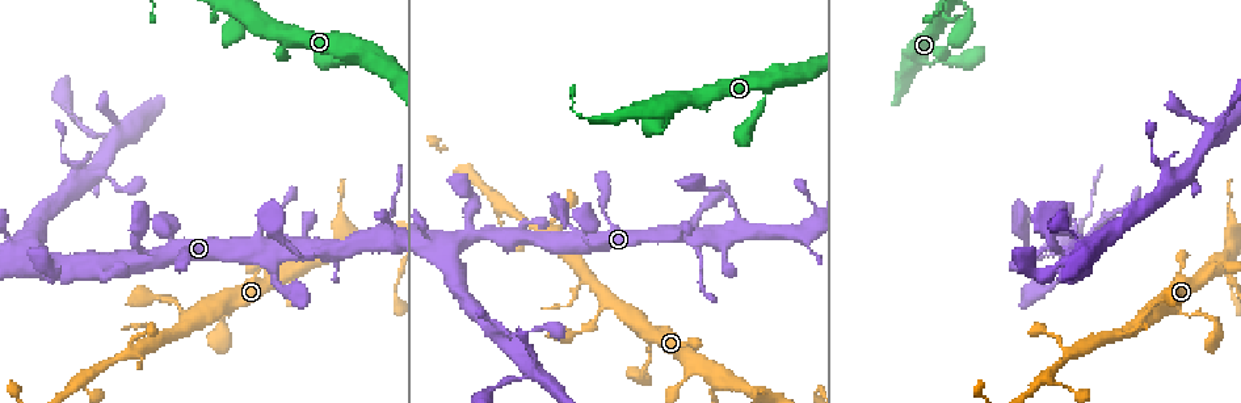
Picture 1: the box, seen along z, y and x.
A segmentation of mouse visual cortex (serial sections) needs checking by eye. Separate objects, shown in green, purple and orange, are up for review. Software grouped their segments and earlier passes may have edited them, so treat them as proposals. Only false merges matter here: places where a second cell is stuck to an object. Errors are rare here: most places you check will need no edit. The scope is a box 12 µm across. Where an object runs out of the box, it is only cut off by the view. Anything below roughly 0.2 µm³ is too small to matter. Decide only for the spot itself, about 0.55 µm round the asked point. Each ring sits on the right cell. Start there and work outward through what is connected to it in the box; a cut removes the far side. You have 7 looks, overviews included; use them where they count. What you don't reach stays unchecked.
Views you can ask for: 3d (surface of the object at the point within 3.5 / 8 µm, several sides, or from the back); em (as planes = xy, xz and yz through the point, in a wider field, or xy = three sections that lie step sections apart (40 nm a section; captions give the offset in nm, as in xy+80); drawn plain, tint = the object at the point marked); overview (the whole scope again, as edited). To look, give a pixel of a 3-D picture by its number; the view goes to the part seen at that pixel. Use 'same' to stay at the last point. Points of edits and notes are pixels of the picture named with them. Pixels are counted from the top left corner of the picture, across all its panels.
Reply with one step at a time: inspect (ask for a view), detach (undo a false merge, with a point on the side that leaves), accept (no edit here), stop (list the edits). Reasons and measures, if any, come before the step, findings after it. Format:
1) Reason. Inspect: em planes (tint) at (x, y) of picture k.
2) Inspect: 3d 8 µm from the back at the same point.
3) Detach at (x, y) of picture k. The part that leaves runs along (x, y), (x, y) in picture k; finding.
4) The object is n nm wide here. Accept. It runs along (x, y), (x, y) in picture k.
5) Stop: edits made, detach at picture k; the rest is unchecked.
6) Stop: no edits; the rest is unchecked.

Thick turns thin. Inspect: 3d 3.5 µm from the back at (1069, 355) of picture 1.

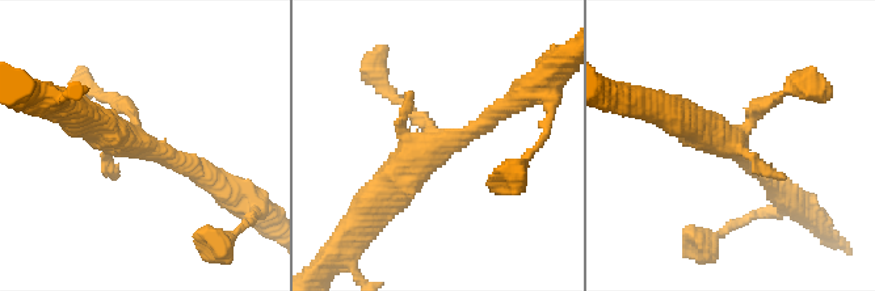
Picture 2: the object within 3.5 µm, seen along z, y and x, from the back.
Accept. It runs along (381, 194), (425, 150), (514, 102) in picture 2; all the same cell.

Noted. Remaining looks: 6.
Four-way junction. Inspect: 3d 3.5 µm at (155, 255) of picture 1.

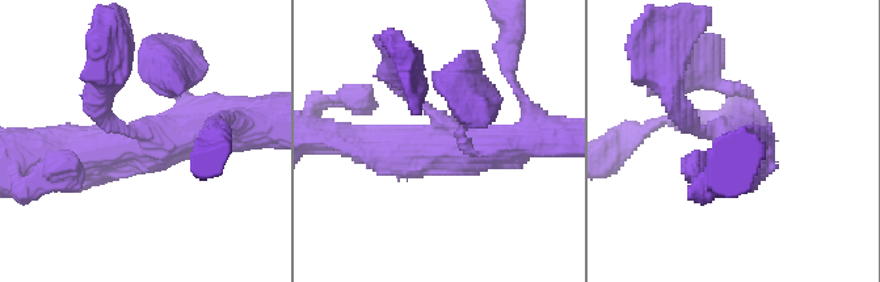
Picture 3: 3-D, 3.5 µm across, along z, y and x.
Inspect: em xy step 2 (tint) at (447, 128) of picture 3.

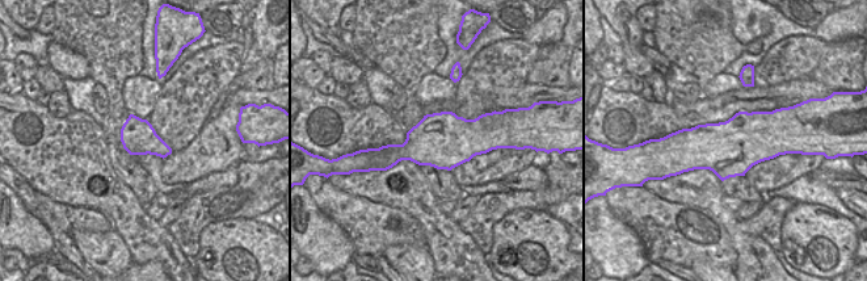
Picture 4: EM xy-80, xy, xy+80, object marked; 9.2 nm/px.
The arms are 150, 200, 500, 500 nm wide. Accept. It runs along (244, 125), (71, 156) in picture 3; all the same cell.

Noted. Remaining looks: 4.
Thick turns thin. Inspect: 3d 3.5 µm at (716, 385) of picture 1.

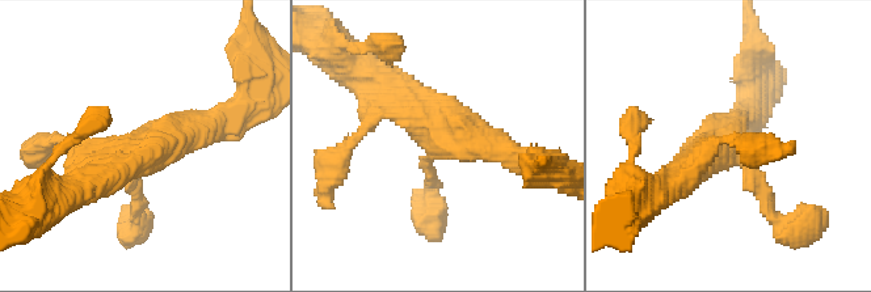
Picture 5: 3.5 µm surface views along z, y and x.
3 arms meet here; the arms are 200, 400, 400 nm wide; need the tissue. Inspect: em xy step 5 (tint) at (736, 157) of picture 5.

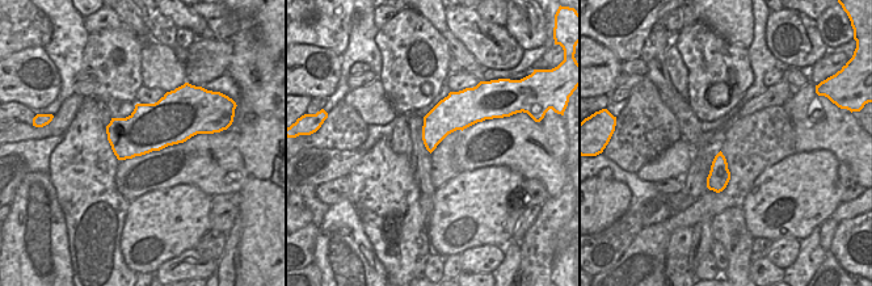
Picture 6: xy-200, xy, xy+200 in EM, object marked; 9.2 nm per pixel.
Accept. It runs along (681, 173), (714, 148), (741, 157), (785, 225) in picture 5; all the same cell.

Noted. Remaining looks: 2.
Stop: no edits; the rest is unchecked.

